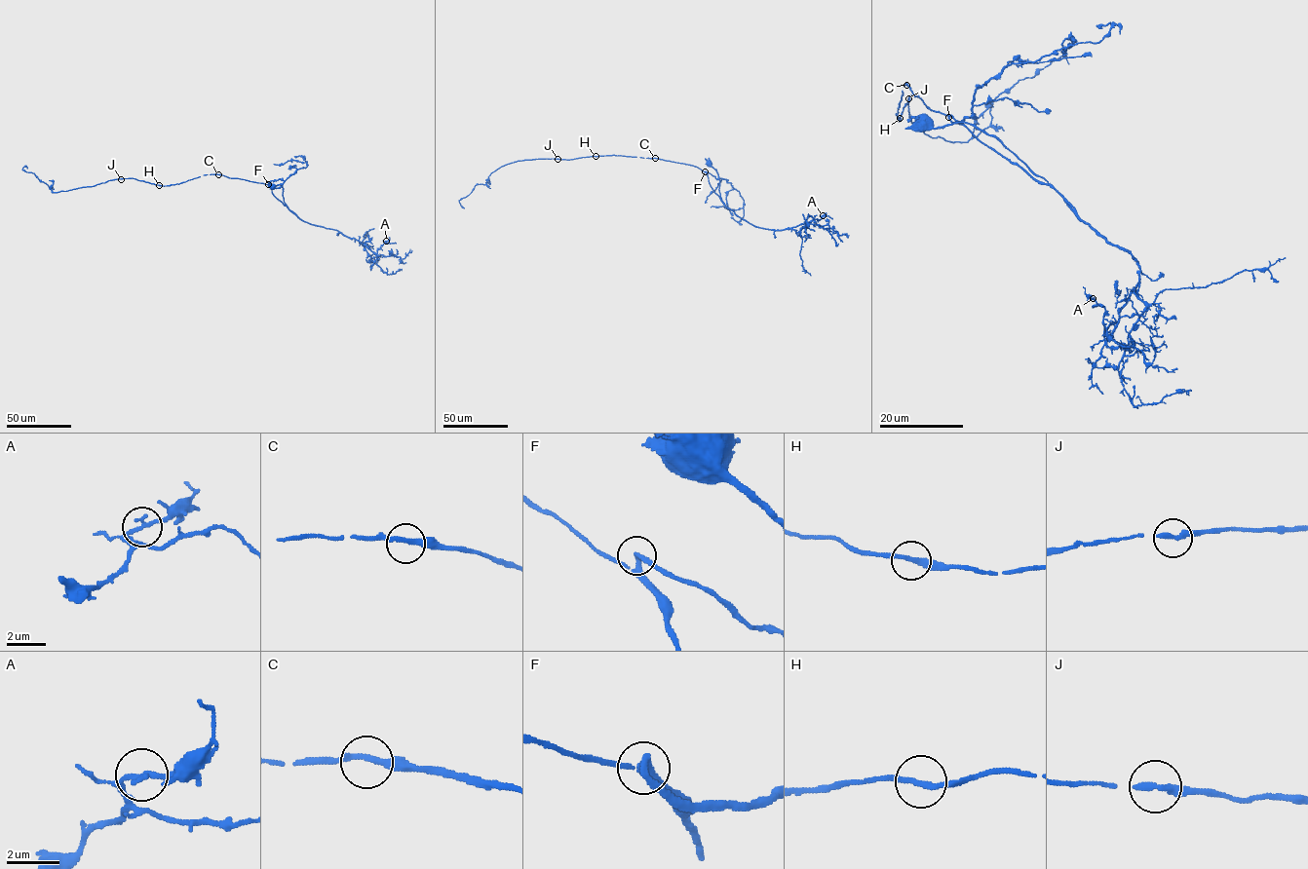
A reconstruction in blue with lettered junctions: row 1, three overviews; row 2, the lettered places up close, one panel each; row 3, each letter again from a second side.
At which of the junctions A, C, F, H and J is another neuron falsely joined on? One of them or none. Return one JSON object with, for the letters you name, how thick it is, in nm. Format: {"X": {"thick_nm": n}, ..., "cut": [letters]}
{"cut": []}

